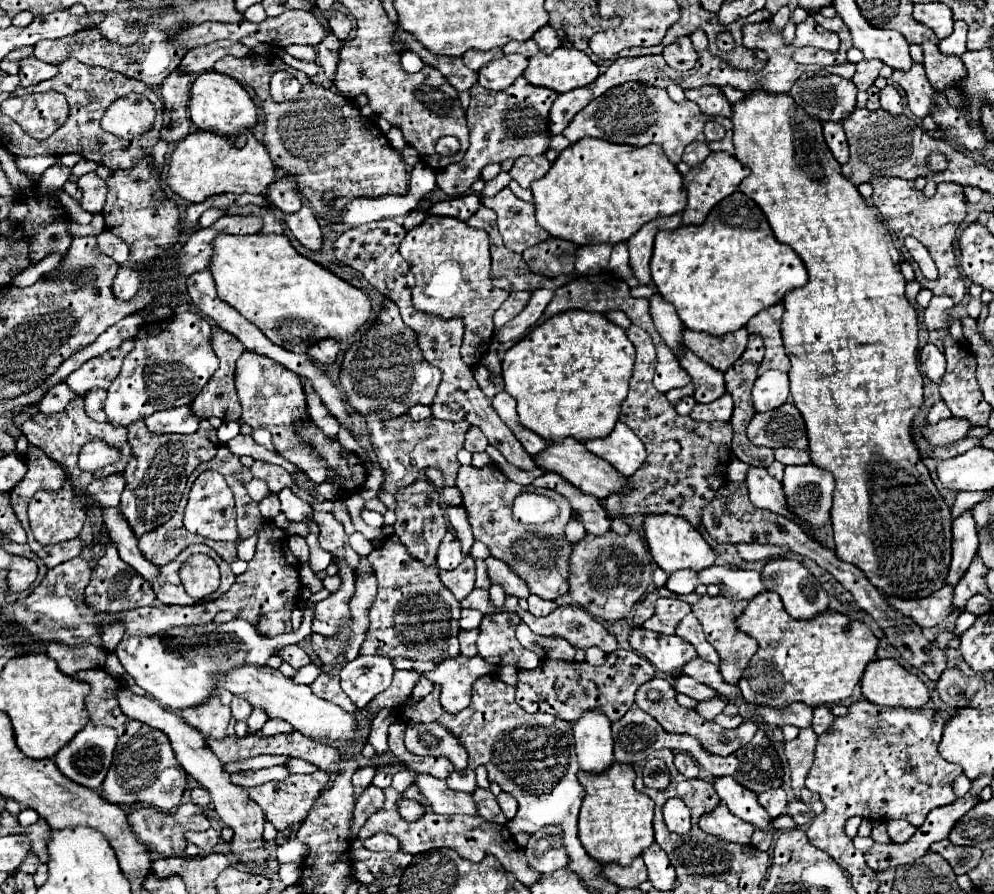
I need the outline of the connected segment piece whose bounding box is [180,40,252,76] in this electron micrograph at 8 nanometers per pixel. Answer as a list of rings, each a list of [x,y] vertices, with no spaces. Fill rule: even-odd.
[[[222,40],[222,42],[214,42],[210,46],[202,46],[202,48],[196,48],[196,50],[188,50],[188,54],[182,58],[182,64],[180,64],[180,70],[186,72],[188,76],[196,76],[200,72],[206,72],[206,70],[212,70],[212,66],[226,54],[232,54],[232,56],[248,56],[252,50],[240,42],[228,42],[228,40]]]

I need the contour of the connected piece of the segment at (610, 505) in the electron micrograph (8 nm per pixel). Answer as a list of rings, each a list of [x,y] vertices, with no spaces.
[[[630,326],[626,330],[628,338],[636,346],[636,364],[634,374],[630,378],[630,392],[628,398],[622,402],[622,416],[620,420],[628,424],[634,434],[646,446],[646,464],[628,476],[628,486],[616,494],[612,492],[600,504],[612,518],[632,516],[632,514],[676,514],[686,518],[696,528],[702,524],[702,508],[714,500],[714,492],[726,480],[726,468],[730,464],[730,440],[732,440],[732,426],[728,422],[698,422],[690,416],[680,416],[676,408],[666,400],[662,392],[658,392],[652,384],[654,366],[656,366],[656,352],[654,344],[638,326]]]

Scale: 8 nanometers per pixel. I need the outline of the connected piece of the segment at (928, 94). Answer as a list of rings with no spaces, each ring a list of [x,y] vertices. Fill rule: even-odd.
[[[914,62],[912,68],[908,72],[902,70],[894,70],[892,72],[892,80],[904,88],[906,98],[908,98],[908,108],[914,116],[924,118],[930,114],[930,106],[932,106],[932,94],[934,88],[930,86],[926,74],[924,74],[924,66]]]

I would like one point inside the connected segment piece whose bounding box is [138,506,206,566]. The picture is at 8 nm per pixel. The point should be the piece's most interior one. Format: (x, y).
(164, 544)

